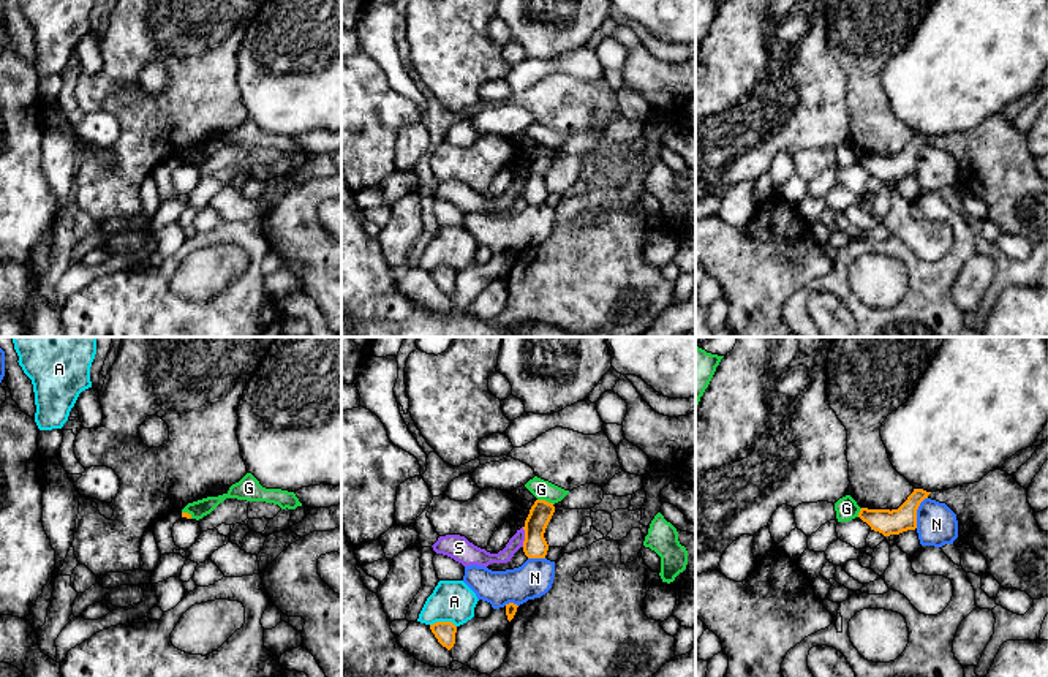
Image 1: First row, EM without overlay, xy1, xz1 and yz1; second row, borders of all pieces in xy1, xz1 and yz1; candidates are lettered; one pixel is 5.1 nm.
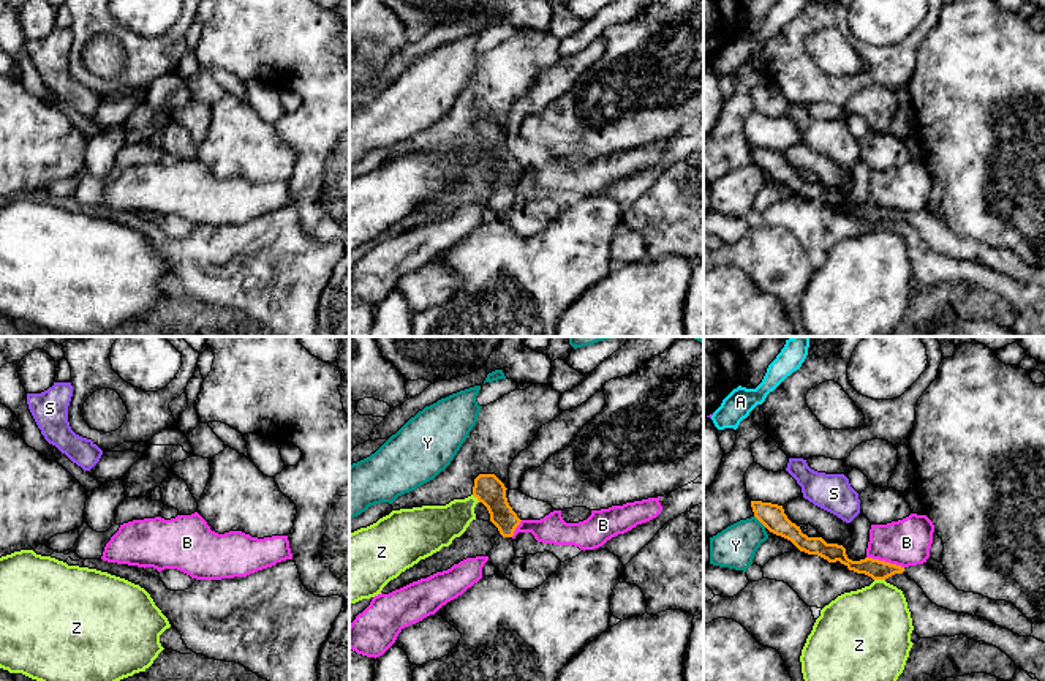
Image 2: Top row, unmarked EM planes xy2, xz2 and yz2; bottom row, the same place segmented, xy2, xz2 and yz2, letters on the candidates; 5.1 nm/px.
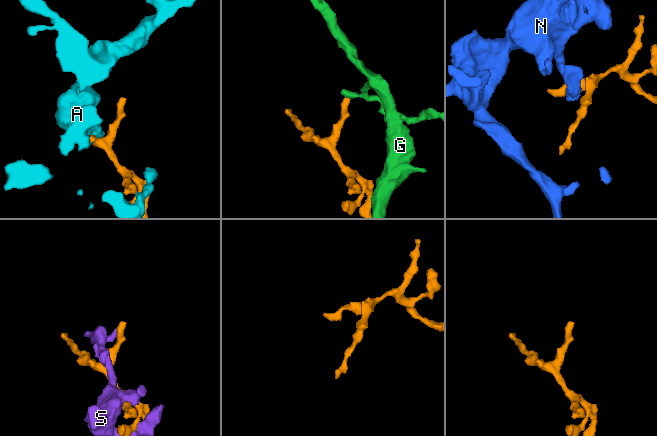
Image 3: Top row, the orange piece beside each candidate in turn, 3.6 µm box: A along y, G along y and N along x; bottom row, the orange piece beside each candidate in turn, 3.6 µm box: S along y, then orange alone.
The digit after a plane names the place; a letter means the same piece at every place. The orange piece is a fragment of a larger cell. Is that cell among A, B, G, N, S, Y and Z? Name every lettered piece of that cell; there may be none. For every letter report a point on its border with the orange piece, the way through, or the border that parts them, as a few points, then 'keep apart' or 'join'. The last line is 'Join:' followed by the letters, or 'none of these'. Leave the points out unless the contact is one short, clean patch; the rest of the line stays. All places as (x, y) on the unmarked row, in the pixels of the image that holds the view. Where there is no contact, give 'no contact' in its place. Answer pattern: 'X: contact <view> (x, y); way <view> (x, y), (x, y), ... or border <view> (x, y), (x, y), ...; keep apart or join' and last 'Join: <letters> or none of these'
A: contact xz1 (443, 268); keep apart
B: contact yz2 (884, 207); border yz2 (867, 203), (903, 214); keep apart
G: contact xz1 (544, 146); border xz1 (538, 144), (554, 149); keep apart
N: contact yz1 (916, 158); border yz1 (927, 143), (917, 155), (916, 173); keep apart
S: contact xz1 (525, 182); keep apart
Y: contact yz2 (761, 168); border yz2 (754, 161), (765, 173); keep apart
Z: contact yz2 (879, 225); border yz2 (875, 225), (884, 226); keep apart
Join: none of these

